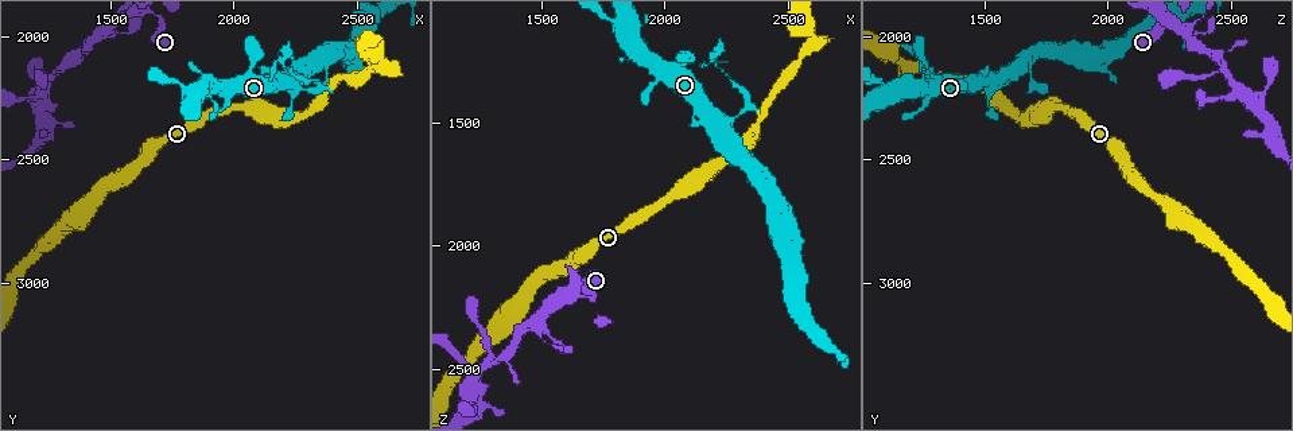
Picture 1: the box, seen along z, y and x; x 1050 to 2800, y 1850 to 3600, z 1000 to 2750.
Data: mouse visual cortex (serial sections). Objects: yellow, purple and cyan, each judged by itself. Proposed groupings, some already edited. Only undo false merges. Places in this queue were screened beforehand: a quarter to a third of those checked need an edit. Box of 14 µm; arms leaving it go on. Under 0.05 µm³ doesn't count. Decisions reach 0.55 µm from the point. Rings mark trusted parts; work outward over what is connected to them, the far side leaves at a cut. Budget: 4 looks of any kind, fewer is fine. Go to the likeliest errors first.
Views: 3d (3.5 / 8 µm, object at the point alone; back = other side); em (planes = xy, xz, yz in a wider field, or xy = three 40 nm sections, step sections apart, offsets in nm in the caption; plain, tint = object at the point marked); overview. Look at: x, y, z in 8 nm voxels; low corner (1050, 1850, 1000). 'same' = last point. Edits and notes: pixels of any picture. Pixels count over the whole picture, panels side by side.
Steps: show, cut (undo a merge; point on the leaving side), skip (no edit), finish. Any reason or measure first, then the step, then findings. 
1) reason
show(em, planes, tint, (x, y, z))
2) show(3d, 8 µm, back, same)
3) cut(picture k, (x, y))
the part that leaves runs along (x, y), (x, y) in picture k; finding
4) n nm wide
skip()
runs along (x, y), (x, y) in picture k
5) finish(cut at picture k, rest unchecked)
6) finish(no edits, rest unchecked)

a narrow waist
show(3d, 3.5 µm, back, (1550, 1980, 2380))

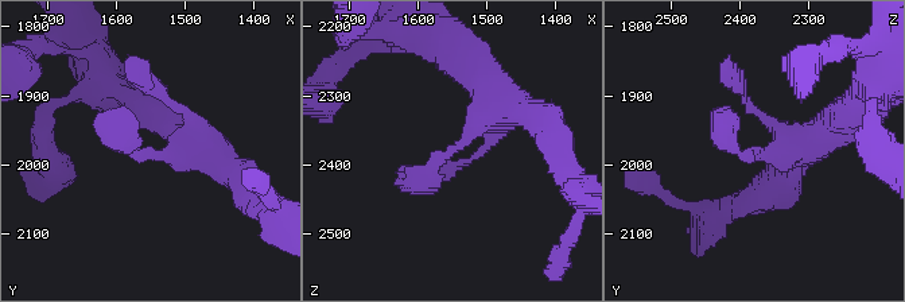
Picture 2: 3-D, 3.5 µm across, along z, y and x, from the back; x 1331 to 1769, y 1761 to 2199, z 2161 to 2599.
show(em, xy, step 3, tint, (1555, 1985, 2380))

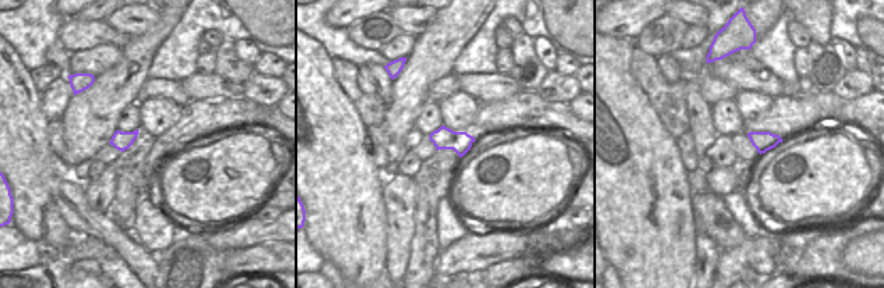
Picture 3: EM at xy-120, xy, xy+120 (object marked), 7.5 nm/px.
skip()
all the same cell

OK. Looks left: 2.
thin neck
show(3d, 3.5 µm, (2600, 2130, 1190))

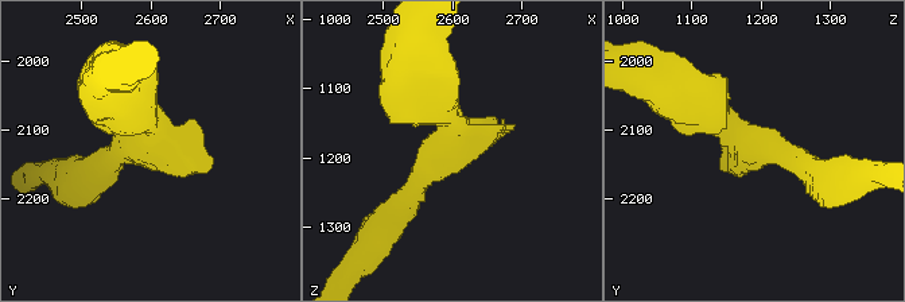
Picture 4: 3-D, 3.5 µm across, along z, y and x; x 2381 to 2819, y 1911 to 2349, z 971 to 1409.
show(em, xy, step 3, tint, (2595, 2125, 1180))

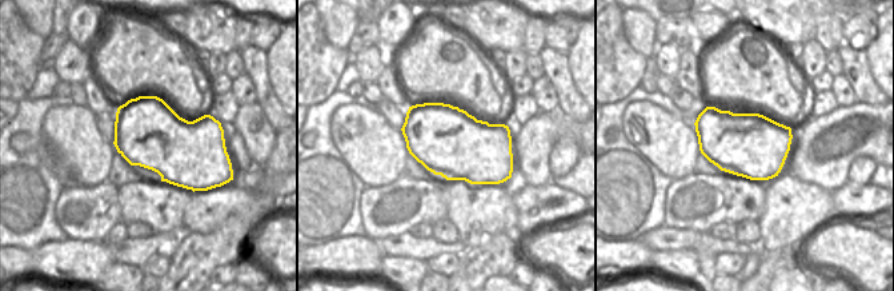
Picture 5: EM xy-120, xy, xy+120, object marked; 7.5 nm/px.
500 nm wide
cut(picture 4, (682, 126))
the part that leaves runs along (725, 126), (652, 72), (639, 72) in picture 4; a second cell is stuck on

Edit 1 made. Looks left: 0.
finish(cut at picture 4, rest unchecked)

